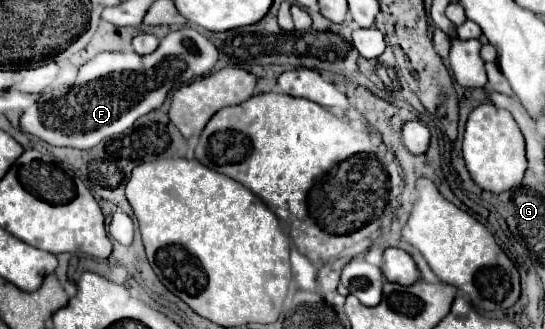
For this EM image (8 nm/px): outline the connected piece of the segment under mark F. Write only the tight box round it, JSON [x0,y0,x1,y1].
[20,28,216,150]

